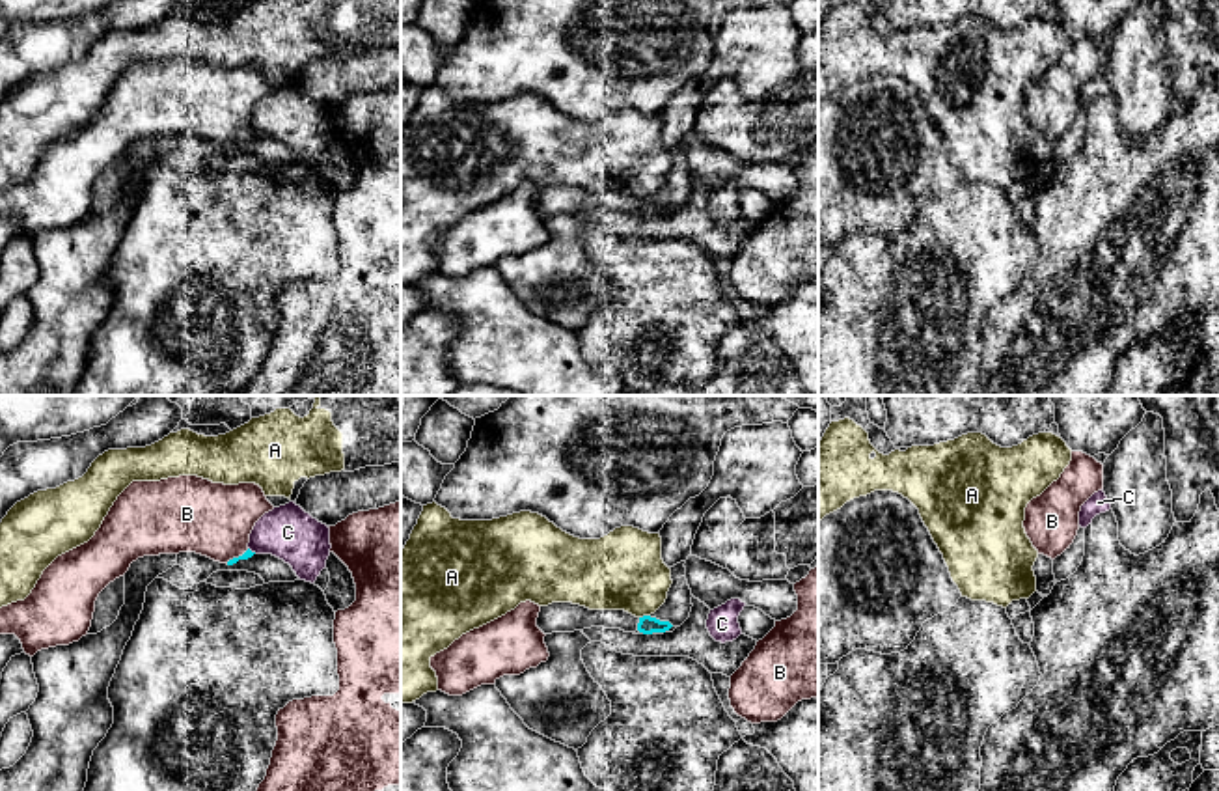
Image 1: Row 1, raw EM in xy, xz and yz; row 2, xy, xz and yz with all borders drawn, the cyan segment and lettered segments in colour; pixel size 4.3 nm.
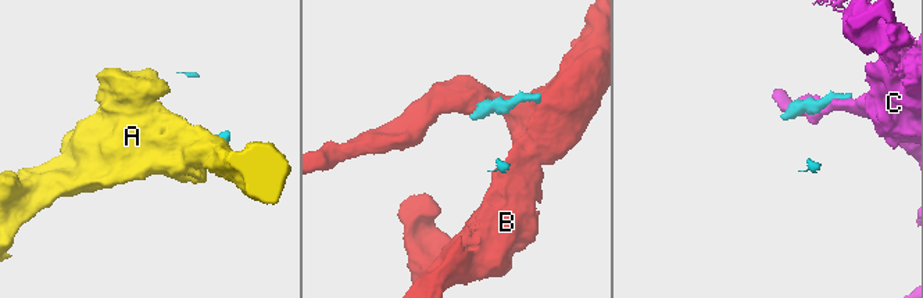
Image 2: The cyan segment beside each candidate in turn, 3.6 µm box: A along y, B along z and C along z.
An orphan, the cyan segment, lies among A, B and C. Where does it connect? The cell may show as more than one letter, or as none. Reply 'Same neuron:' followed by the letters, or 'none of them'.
Same neuron: none of them

